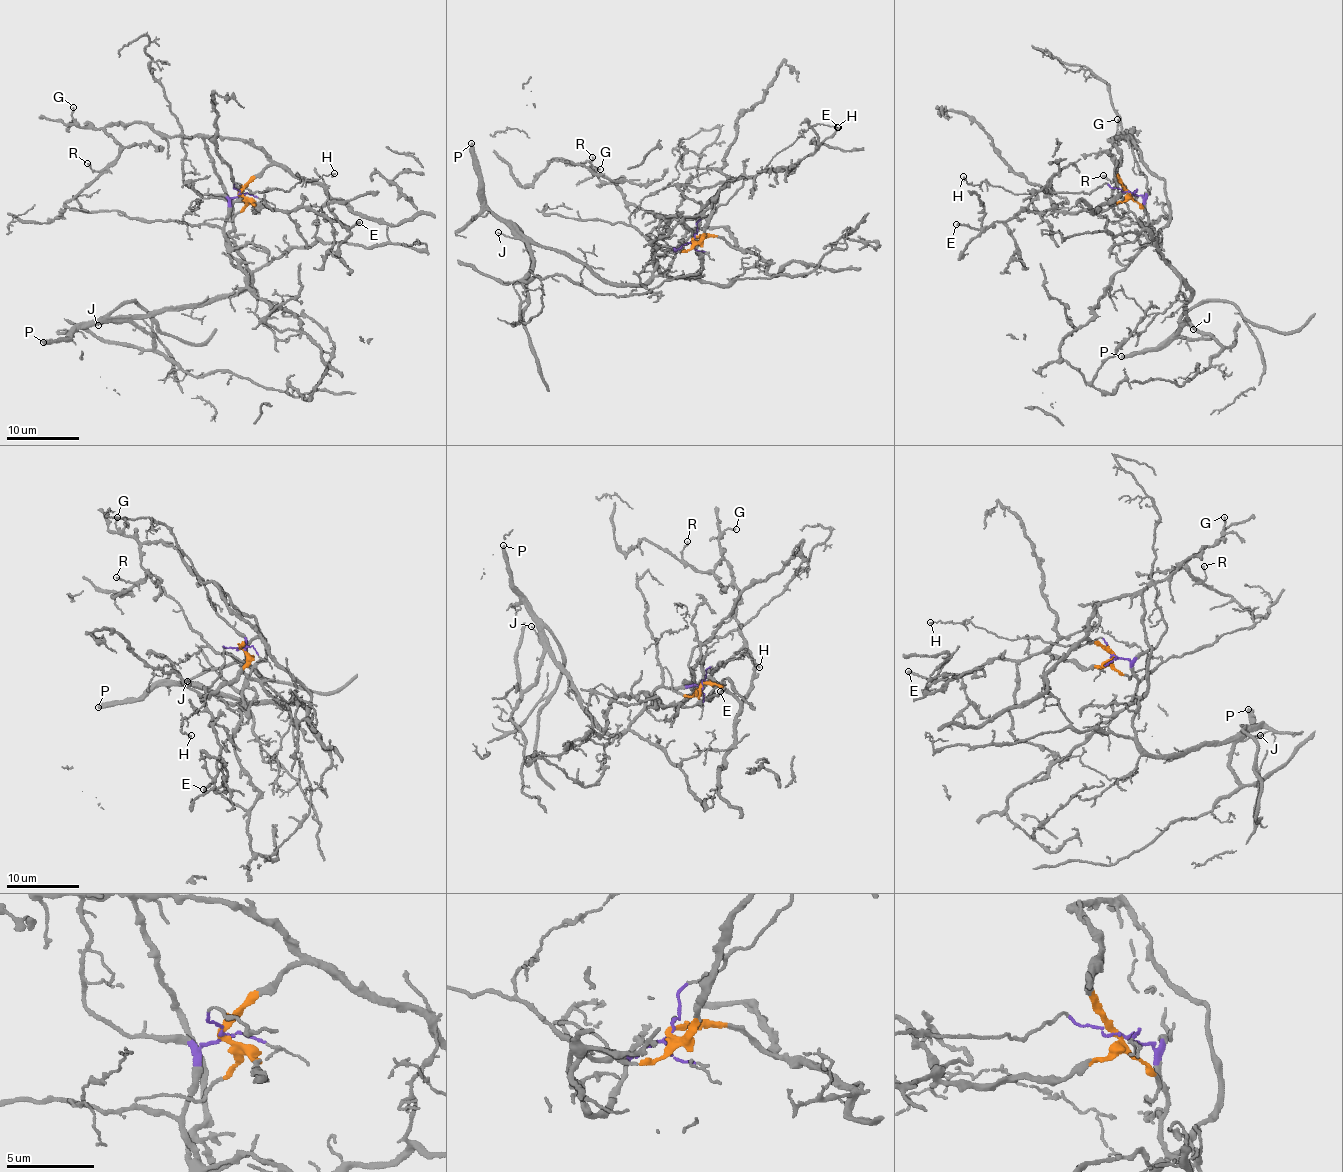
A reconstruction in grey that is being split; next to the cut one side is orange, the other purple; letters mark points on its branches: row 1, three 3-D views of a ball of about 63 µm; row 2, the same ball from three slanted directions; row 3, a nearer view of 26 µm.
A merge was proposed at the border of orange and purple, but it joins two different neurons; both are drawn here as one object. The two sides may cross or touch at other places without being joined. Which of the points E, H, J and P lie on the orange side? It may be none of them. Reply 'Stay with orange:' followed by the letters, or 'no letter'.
Stay with orange: E

